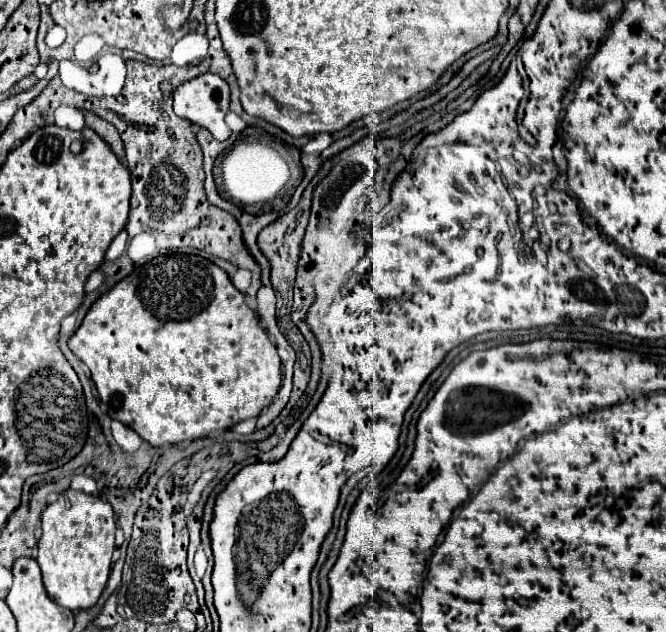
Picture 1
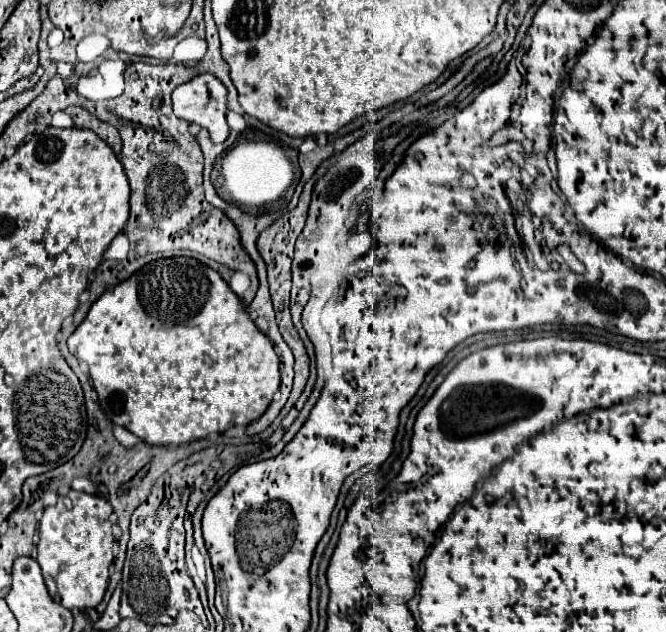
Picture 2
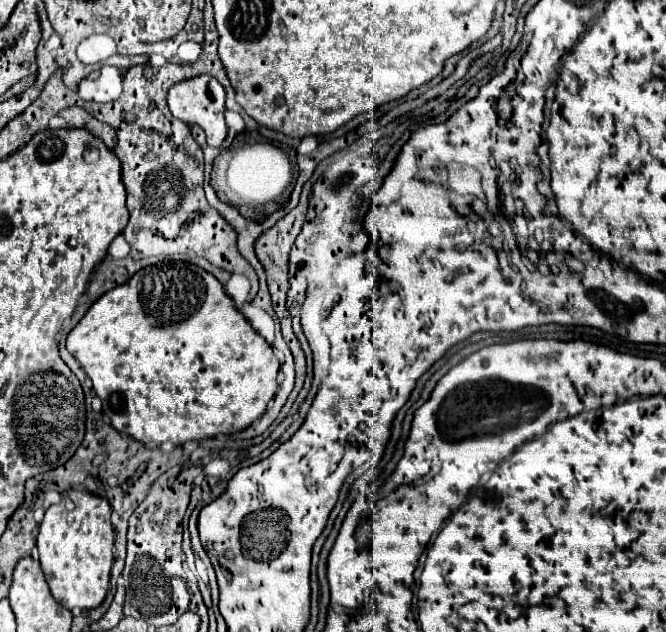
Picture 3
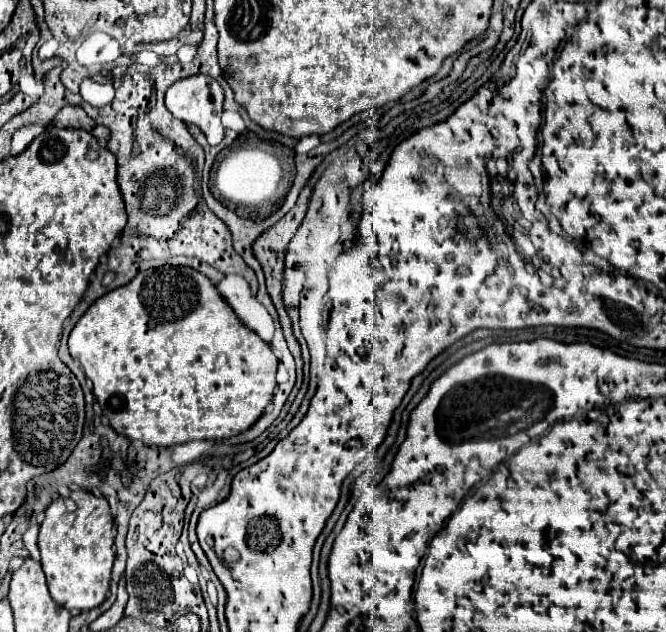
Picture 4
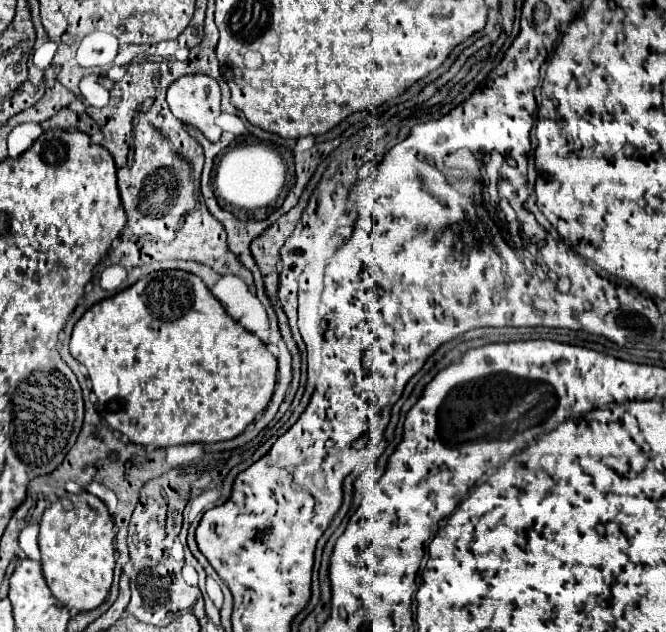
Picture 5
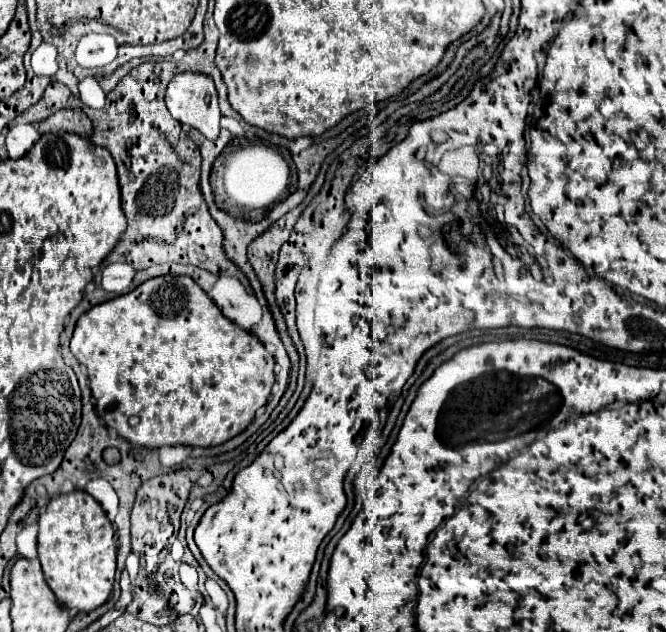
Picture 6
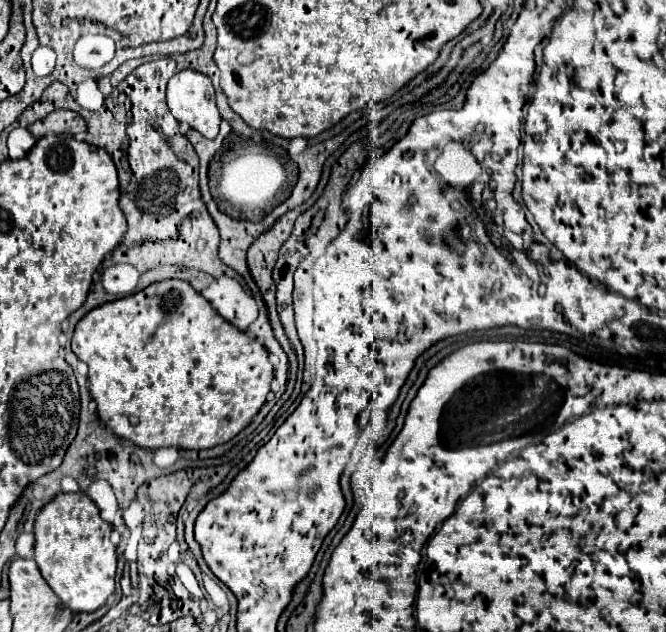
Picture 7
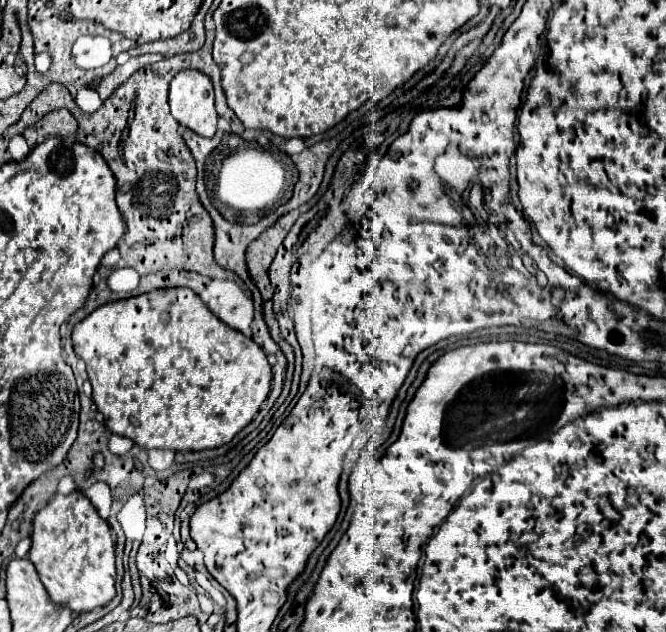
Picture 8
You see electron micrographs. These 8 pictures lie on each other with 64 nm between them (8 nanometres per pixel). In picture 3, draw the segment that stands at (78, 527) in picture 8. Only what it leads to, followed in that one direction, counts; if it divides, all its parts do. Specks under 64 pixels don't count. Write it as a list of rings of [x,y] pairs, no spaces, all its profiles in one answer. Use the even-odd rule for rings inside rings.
[[[68,490],[63,502],[50,506],[38,526],[36,546],[40,552],[42,572],[50,586],[50,592],[64,608],[90,610],[102,604],[108,592],[110,568],[114,562],[114,528],[110,522],[112,508],[106,498],[100,498],[86,490]]]

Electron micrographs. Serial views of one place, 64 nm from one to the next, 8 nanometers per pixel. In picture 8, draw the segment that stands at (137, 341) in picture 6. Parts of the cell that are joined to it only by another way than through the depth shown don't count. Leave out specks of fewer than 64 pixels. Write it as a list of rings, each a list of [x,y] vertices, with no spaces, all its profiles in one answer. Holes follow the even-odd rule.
[[[178,286],[178,288],[156,288],[156,290],[150,290],[150,292],[140,294],[140,296],[132,296],[132,298],[124,298],[124,300],[116,300],[116,302],[104,304],[104,306],[96,308],[92,314],[88,314],[84,320],[80,320],[74,326],[72,342],[74,342],[74,352],[88,366],[88,378],[90,378],[92,388],[94,388],[92,400],[96,402],[98,412],[104,416],[104,424],[114,434],[120,434],[120,436],[130,438],[132,442],[136,442],[144,450],[168,448],[168,450],[174,450],[174,452],[192,452],[192,450],[206,450],[206,448],[224,446],[242,428],[246,428],[252,422],[252,418],[256,416],[256,412],[260,410],[262,402],[268,398],[268,392],[270,392],[272,368],[270,368],[270,364],[268,364],[262,348],[252,338],[246,338],[238,330],[232,330],[230,326],[226,326],[224,322],[220,322],[220,318],[214,316],[208,310],[208,306],[200,300],[200,296],[194,294],[186,286]]]

